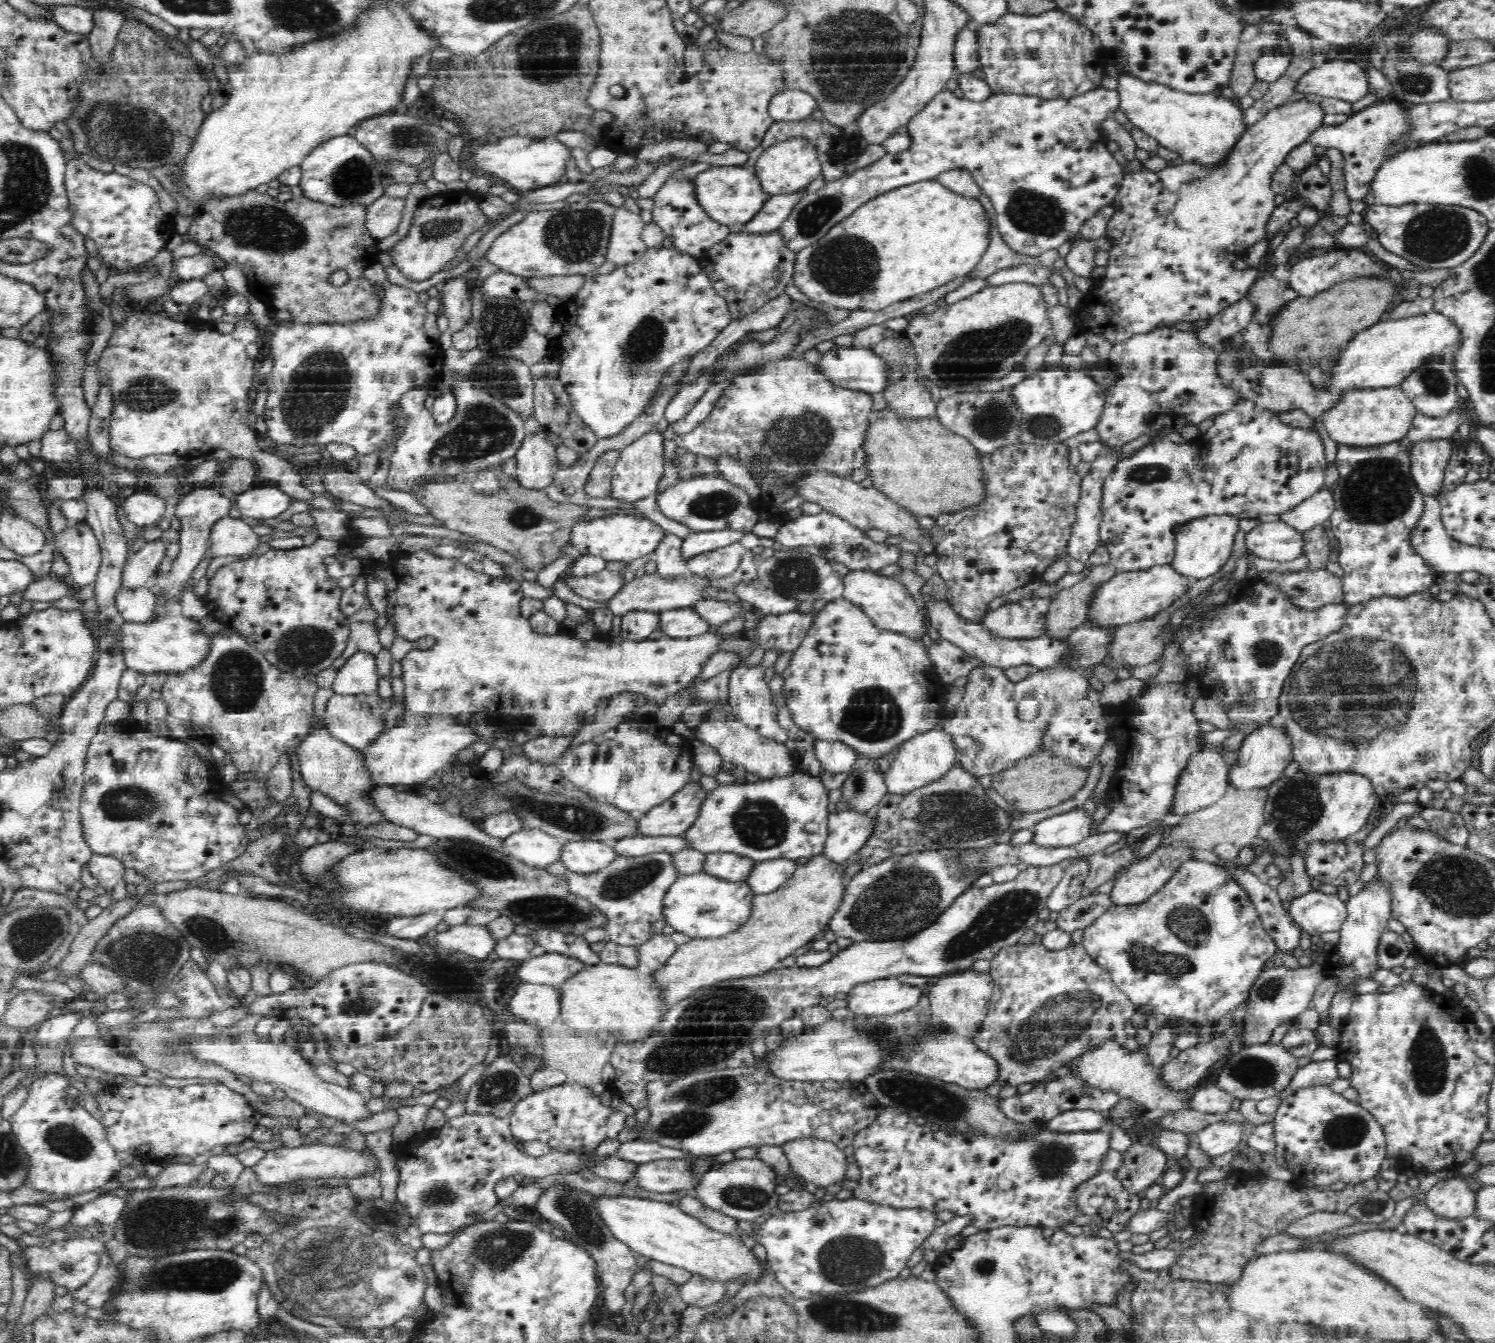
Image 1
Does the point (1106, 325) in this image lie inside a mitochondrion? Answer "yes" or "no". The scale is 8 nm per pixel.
no

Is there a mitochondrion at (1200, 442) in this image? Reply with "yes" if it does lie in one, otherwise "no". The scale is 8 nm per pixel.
no

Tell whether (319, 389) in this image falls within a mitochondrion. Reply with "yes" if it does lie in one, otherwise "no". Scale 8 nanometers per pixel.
yes

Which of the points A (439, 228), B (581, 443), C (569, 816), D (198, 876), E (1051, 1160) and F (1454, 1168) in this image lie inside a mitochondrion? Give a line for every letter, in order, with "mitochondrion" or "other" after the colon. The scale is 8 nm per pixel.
A: mitochondrion
B: other
C: mitochondrion
D: other
E: mitochondrion
F: other

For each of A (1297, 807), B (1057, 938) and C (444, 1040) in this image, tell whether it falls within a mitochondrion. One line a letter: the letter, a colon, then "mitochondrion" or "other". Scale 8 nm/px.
A: mitochondrion
B: other
C: other

